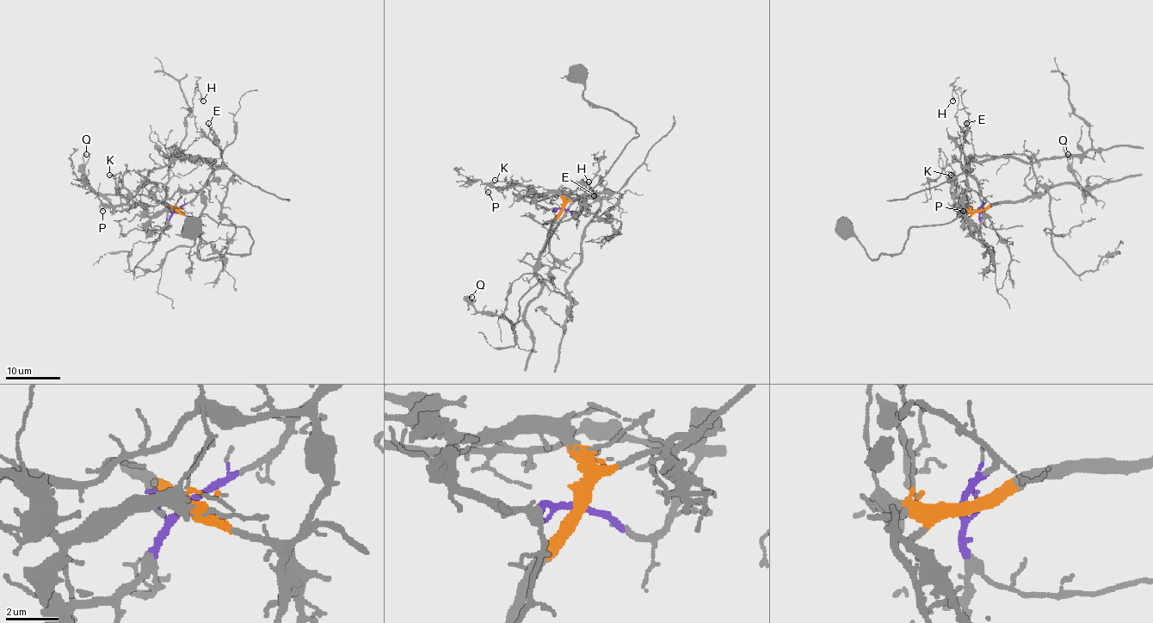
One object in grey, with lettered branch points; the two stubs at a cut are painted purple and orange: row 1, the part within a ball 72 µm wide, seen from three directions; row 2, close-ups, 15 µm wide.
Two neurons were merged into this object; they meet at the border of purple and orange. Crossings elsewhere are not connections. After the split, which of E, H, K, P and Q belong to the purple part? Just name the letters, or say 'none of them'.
E, H

